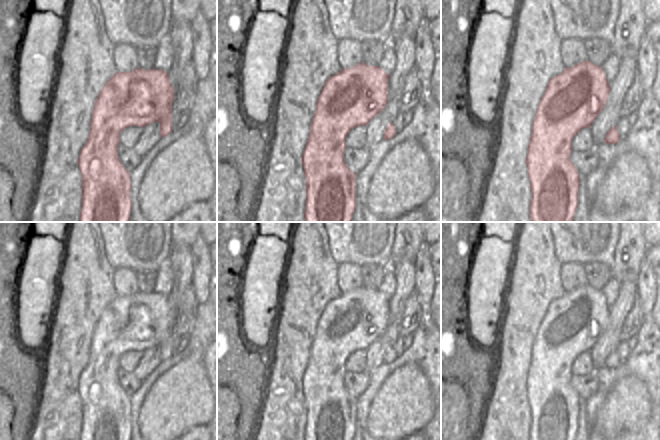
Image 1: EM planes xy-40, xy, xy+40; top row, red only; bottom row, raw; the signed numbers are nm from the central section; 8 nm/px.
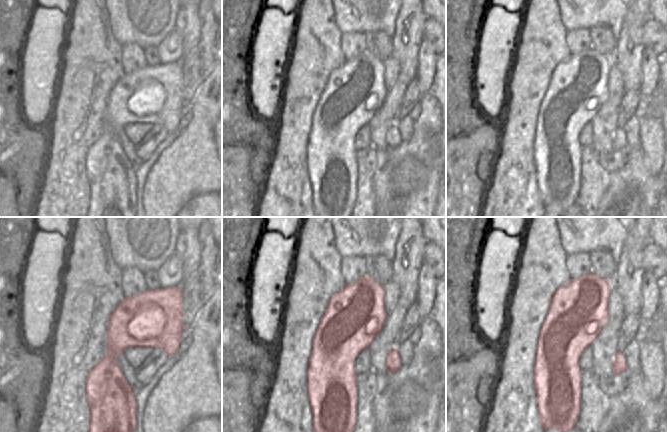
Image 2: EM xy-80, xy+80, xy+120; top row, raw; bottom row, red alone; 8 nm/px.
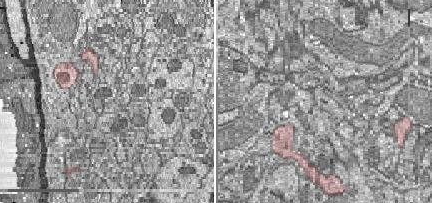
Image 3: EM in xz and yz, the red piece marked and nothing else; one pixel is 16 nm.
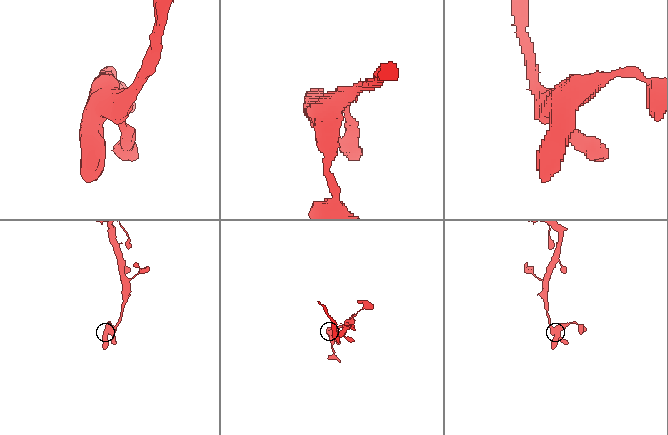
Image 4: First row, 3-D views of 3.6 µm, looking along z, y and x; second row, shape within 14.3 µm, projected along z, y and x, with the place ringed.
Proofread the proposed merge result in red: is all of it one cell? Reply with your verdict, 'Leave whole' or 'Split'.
Leave whole

